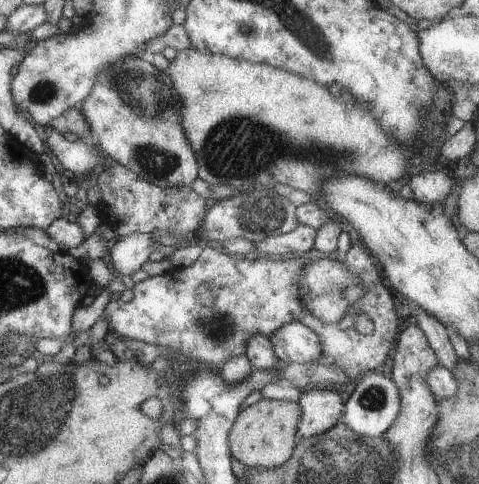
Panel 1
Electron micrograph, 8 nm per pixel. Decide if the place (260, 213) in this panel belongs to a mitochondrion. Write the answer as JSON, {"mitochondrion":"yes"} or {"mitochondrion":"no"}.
{"mitochondrion":"yes"}

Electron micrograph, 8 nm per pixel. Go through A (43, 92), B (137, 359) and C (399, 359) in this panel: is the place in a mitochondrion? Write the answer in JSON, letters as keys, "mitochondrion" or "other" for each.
{"A":"mitochondrion","B":"other","C":"other"}

